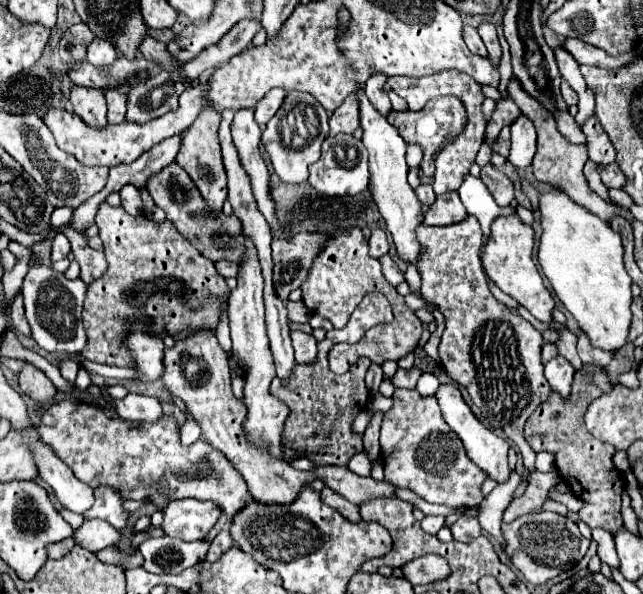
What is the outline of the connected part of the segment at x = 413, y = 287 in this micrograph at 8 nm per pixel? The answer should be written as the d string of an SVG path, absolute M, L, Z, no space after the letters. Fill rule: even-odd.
M408 265L408 269L406 269L406 283L410 285L410 291L414 295L420 295L420 283L422 283L422 279L420 279L420 273L418 273L418 269L414 265Z

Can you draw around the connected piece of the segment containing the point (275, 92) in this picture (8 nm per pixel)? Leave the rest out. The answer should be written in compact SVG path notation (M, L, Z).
M272 89L272 91L268 91L268 93L256 103L254 119L256 119L256 123L258 123L260 127L264 127L264 125L274 117L274 113L276 113L278 107L282 105L284 97L286 97L286 91L284 91L284 89Z

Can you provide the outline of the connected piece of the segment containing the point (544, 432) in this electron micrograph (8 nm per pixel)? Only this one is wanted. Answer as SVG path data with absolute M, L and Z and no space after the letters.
M584 365L576 375L572 383L572 397L564 401L558 393L552 393L528 419L526 423L526 441L528 445L540 453L548 451L556 457L556 469L562 481L570 483L572 493L586 501L588 505L578 511L580 519L590 527L602 527L610 531L612 535L622 527L622 515L620 515L620 495L624 489L622 473L616 473L616 467L612 465L612 455L616 449L604 441L594 439L588 429L584 427L584 413L586 407L600 395L608 393L612 389L610 379L606 375L606 369Z

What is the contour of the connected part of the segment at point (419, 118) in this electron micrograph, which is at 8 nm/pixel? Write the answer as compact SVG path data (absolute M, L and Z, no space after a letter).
M438 97L438 99L432 99L418 113L414 113L414 111L404 111L404 113L390 111L388 123L392 123L398 129L400 137L406 143L420 143L424 147L422 171L424 171L424 175L432 177L434 175L434 159L436 159L436 153L440 149L444 149L444 145L450 143L450 139L454 139L466 127L466 109L464 109L464 105L462 105L462 101L458 97Z

